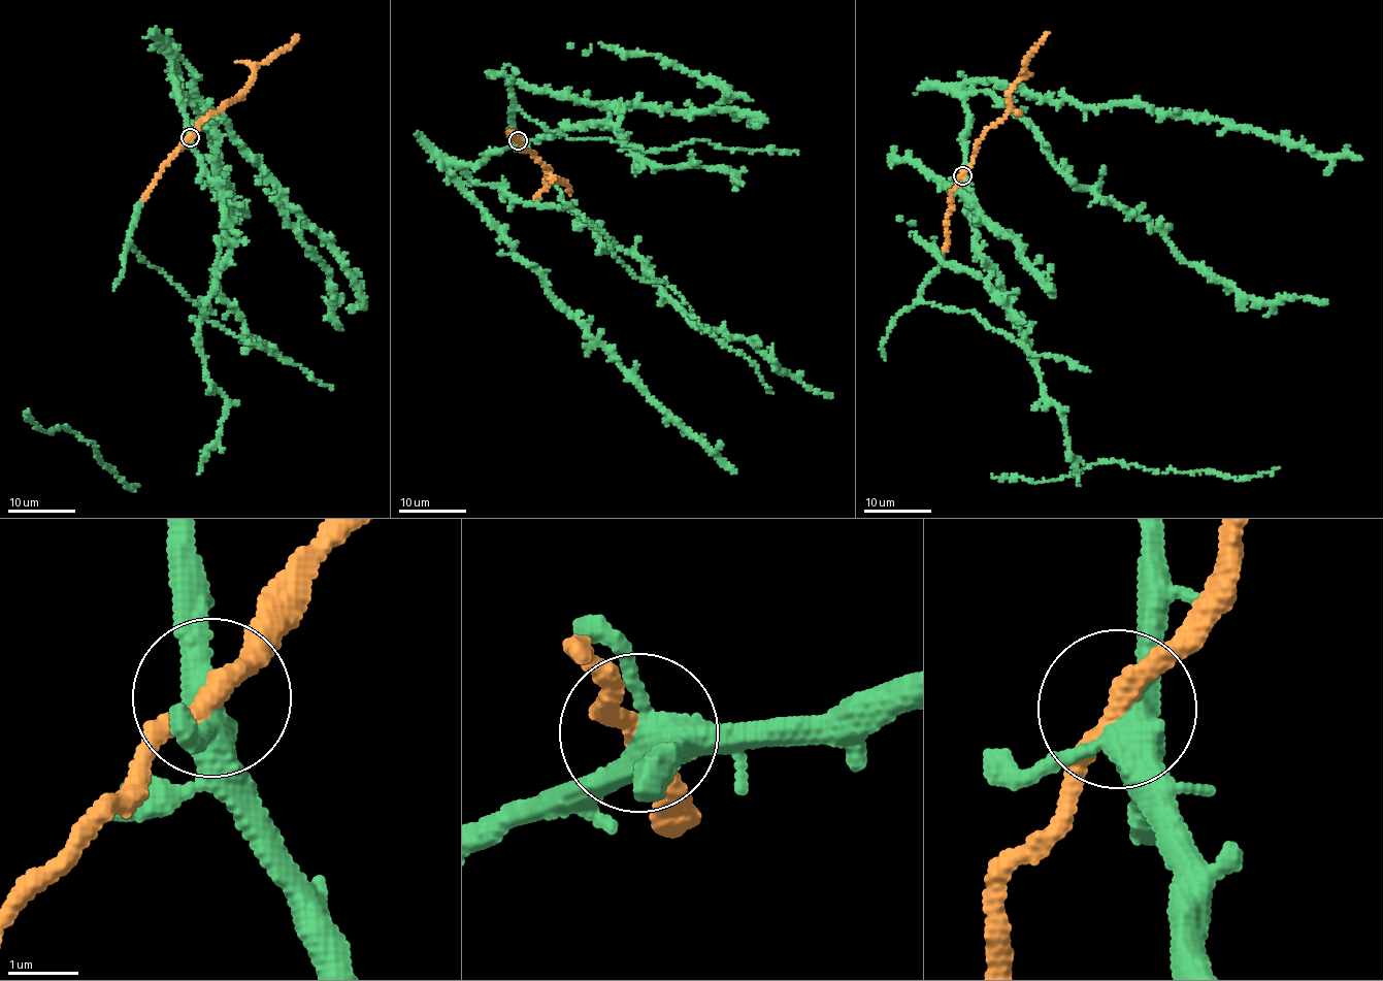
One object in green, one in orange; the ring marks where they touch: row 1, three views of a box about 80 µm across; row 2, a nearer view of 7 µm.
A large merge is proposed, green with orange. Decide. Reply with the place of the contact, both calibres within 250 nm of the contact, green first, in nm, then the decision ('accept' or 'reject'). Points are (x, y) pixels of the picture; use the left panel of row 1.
place (190, 137); calibres 360 and 280 nm; accept

